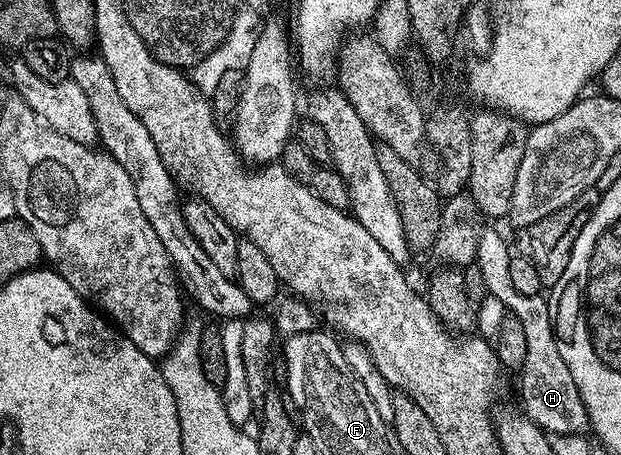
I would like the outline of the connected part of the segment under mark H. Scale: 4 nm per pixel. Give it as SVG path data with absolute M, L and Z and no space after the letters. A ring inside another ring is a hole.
M481 230L479 248L475 265L483 272L483 280L487 284L489 294L503 300L506 311L519 320L527 339L527 360L525 369L520 371L521 402L526 416L540 430L552 436L554 434L585 434L590 429L587 408L579 396L579 388L575 388L575 380L571 380L571 372L567 372L567 364L563 356L559 356L557 334L553 330L554 311L544 302L541 294L523 296L523 292L515 289L511 281L511 260L514 255L509 251L505 238L497 230Z

